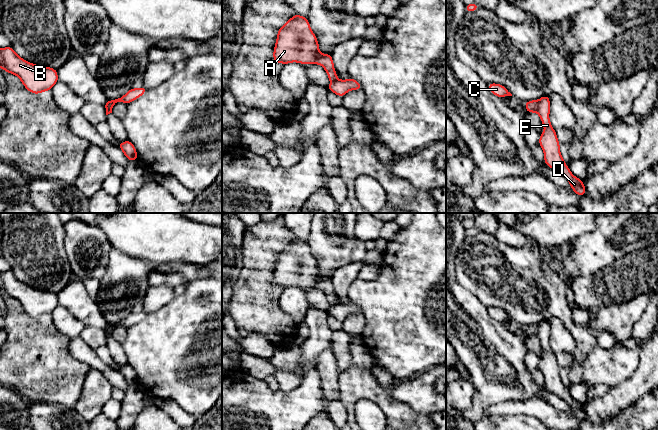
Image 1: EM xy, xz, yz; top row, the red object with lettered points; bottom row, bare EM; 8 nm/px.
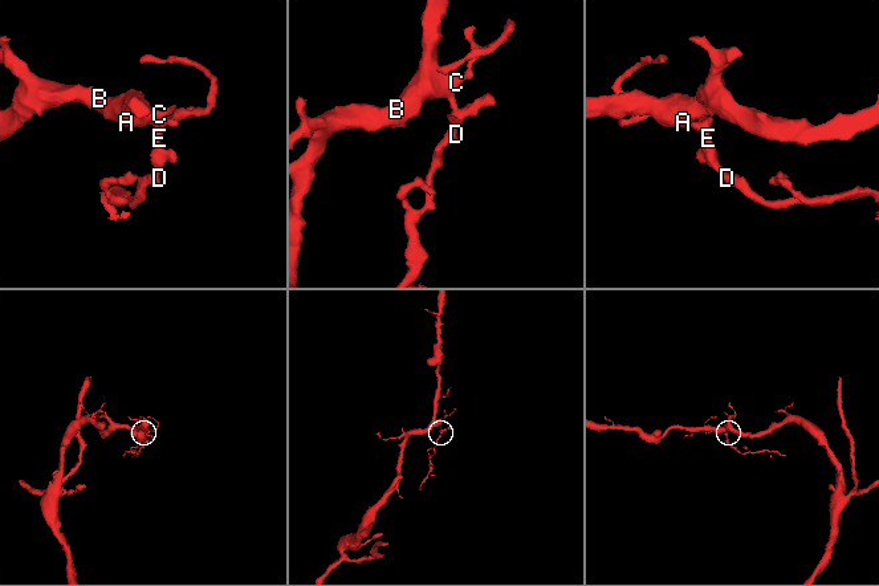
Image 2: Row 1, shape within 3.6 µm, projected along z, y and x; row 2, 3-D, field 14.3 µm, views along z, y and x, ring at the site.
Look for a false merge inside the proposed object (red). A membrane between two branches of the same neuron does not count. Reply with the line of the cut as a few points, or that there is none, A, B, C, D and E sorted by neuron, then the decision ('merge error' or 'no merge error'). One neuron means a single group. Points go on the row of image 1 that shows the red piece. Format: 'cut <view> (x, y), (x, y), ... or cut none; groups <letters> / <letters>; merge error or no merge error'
cut yz (537, 101), (537, 109), (535, 111); groups A B C / D E; merge error

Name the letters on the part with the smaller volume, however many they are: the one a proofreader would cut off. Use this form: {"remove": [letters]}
{"remove": ["D", "E"]}

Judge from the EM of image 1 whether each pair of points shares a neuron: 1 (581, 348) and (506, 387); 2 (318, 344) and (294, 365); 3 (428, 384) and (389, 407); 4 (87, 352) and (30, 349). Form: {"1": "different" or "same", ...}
{"1": "different", "2": "same", "3": "different", "4": "different"}

